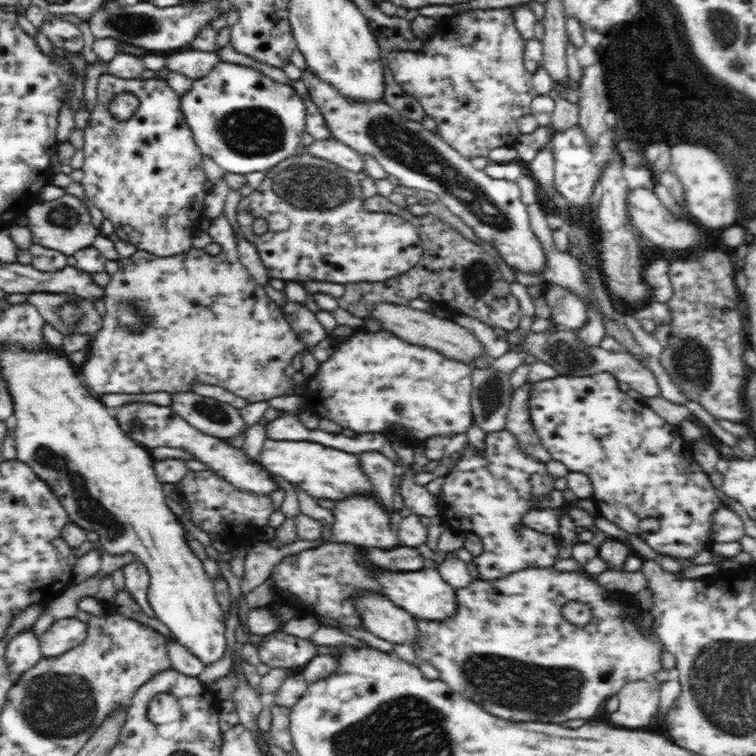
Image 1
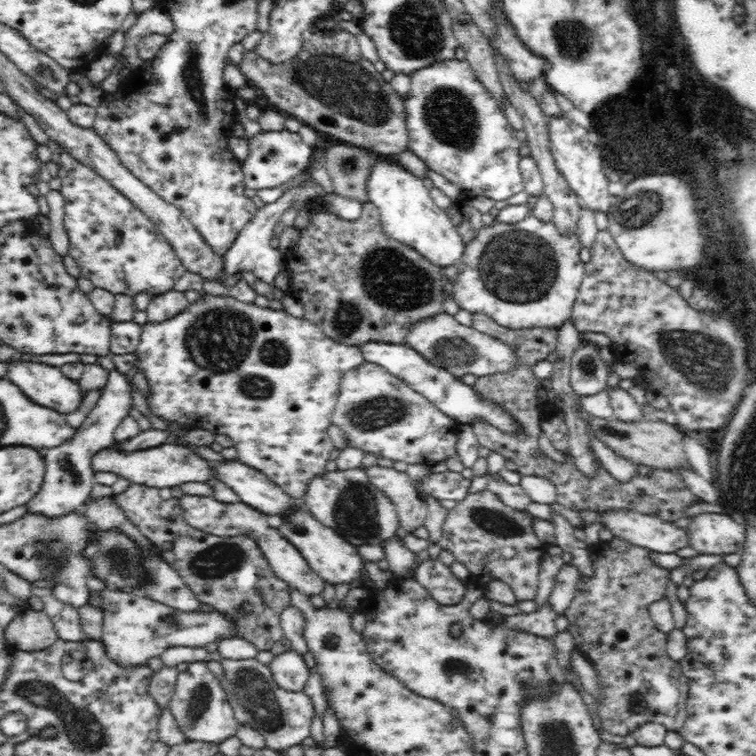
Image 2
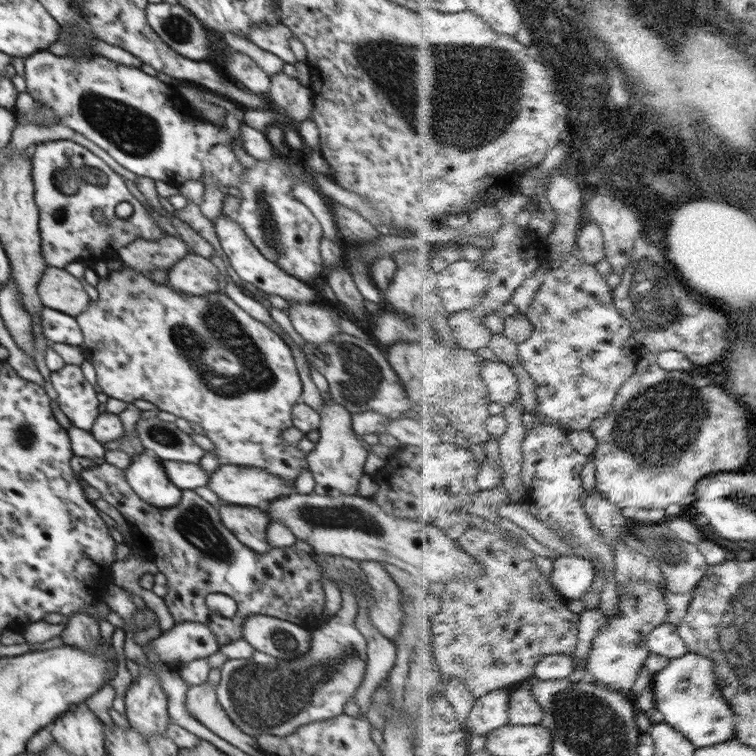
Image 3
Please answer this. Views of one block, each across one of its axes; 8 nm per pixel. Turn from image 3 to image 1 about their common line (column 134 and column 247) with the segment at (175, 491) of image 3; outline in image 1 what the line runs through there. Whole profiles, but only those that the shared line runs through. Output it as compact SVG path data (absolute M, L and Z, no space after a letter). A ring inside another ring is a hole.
M144 402L126 403L118 407L116 417L122 430L132 440L140 442L144 448L153 449L158 448L158 446L168 446L168 448L180 448L180 450L190 452L196 460L206 464L210 470L217 472L230 485L234 485L238 491L258 497L270 497L270 494L279 488L274 478L270 477L268 470L262 469L256 460L248 457L242 449L232 447L222 439L200 432L169 406Z

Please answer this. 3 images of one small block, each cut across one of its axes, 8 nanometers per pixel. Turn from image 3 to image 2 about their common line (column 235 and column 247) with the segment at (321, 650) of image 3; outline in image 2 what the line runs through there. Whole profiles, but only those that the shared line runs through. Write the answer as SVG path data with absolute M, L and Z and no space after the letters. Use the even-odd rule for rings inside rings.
M254 659L220 660L224 672L217 678L234 710L234 717L240 725L252 727L262 733L266 739L265 746L284 751L290 746L299 745L310 735L315 706L304 691L290 691L280 688L273 677L269 665Z

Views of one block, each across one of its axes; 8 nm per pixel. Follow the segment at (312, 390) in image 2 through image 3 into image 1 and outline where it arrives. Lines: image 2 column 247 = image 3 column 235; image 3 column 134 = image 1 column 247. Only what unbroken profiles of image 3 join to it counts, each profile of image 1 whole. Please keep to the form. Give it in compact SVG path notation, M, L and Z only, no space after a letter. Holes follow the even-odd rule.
M221 213L218 217L210 220L210 226L207 230L215 243L220 245L220 254L212 256L204 249L190 248L188 252L176 254L176 256L156 256L145 250L137 250L132 256L125 259L118 259L118 270L111 275L110 283L104 288L103 296L105 304L105 314L102 318L102 326L100 330L92 336L90 344L90 358L85 361L79 369L82 381L87 388L95 395L103 394L150 394L150 392L168 392L171 395L176 392L192 391L192 384L212 384L212 386L220 386L240 398L244 398L248 402L268 401L270 398L283 395L284 393L296 392L296 384L292 377L286 376L286 368L290 366L292 360L298 354L304 355L309 347L302 343L297 334L291 329L289 322L285 319L281 308L278 304L274 304L262 288L255 283L254 278L246 270L246 267L240 262L239 252L237 249L237 239L232 226L228 222L226 213Z

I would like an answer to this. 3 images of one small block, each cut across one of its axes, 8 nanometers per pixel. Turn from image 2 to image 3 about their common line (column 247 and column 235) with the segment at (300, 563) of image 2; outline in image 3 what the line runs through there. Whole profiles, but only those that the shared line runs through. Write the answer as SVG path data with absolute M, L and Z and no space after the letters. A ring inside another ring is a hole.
M230 505L218 506L219 516L225 528L228 528L246 547L259 555L275 551L268 544L267 528L271 517L258 507Z

